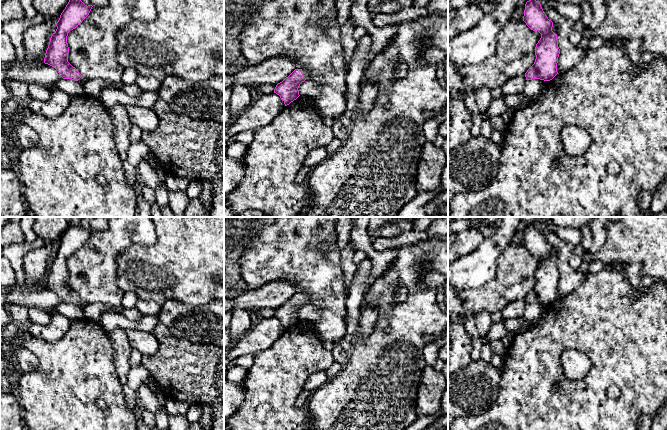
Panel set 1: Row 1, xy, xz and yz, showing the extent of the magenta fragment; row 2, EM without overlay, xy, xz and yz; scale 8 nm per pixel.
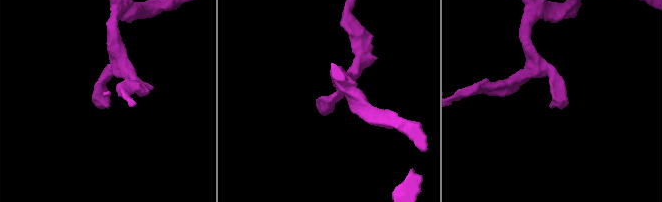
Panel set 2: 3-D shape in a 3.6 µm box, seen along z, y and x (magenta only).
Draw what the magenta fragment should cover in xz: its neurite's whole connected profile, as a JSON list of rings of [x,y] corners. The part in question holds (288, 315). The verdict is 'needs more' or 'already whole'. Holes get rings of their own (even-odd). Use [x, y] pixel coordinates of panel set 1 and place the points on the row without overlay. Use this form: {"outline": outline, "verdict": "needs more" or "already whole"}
{"outline": [[[295,293],[288,301],[276,309],[274,317],[279,319],[285,330],[287,330],[300,320],[298,312],[308,300],[307,293]]], "verdict": "needs more"}

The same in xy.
{"outline": [[[78,221],[69,224],[56,247],[57,253],[51,259],[44,287],[54,291],[63,303],[79,305],[82,309],[88,305],[68,286],[68,257],[75,253],[89,239],[92,229],[85,229]]], "verdict": "needs more"}

